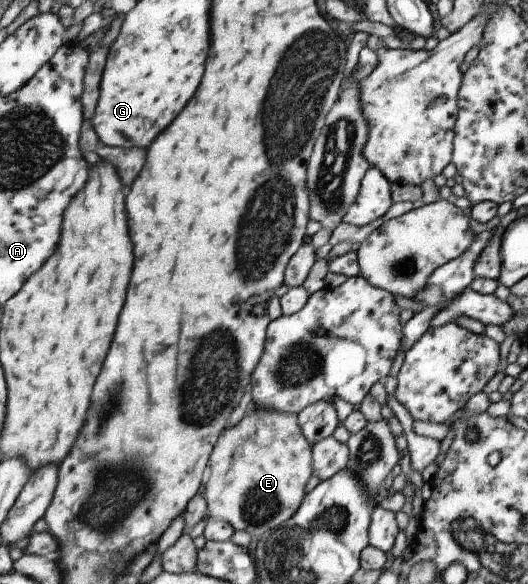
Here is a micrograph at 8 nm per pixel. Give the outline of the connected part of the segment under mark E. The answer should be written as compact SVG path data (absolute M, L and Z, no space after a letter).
M249 406L236 425L225 428L225 432L221 433L210 456L210 475L204 488L209 517L226 520L237 530L244 530L259 539L266 538L269 532L287 523L300 510L307 496L307 482L313 476L312 460L312 442L302 431L299 415Z

